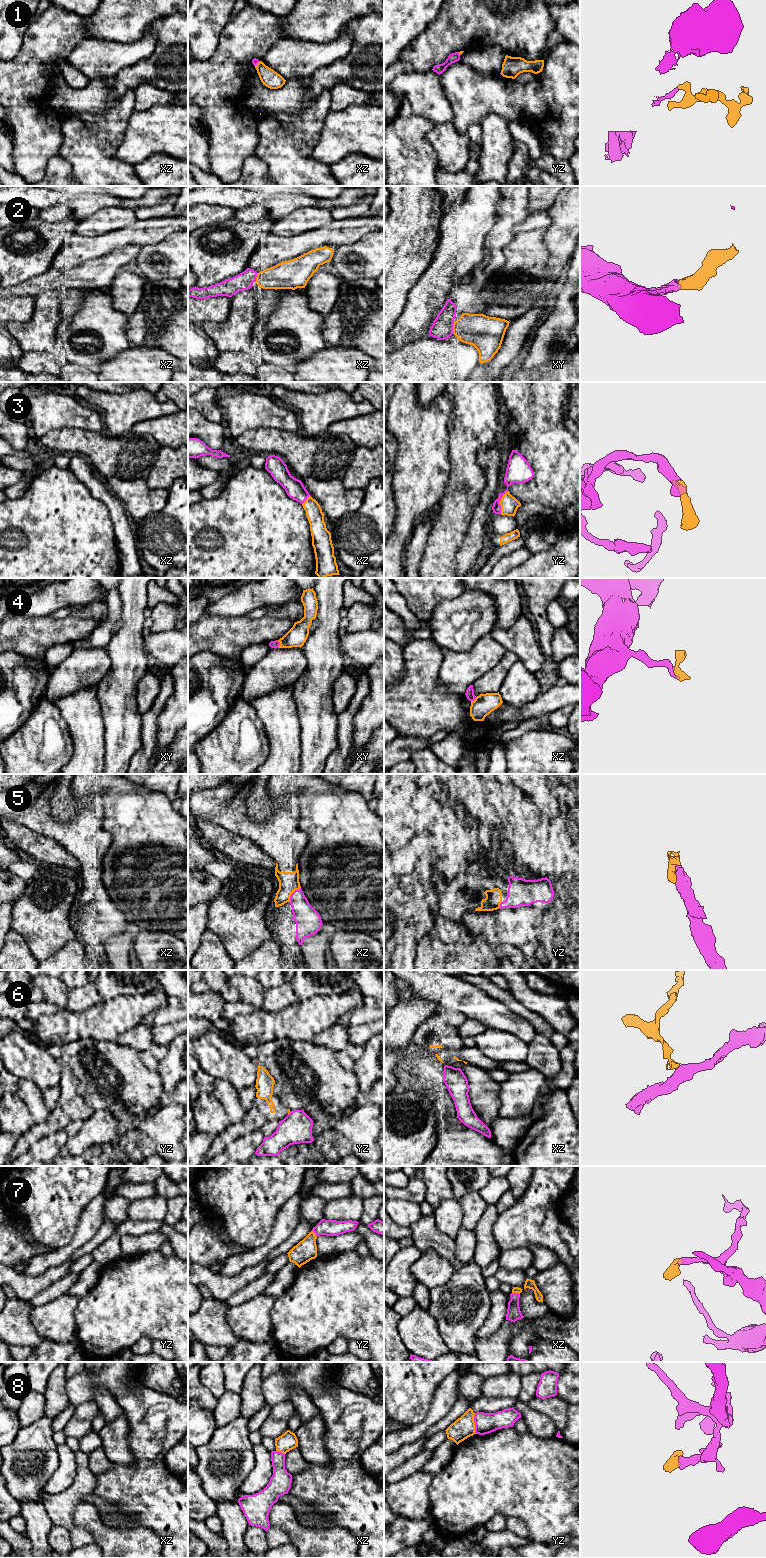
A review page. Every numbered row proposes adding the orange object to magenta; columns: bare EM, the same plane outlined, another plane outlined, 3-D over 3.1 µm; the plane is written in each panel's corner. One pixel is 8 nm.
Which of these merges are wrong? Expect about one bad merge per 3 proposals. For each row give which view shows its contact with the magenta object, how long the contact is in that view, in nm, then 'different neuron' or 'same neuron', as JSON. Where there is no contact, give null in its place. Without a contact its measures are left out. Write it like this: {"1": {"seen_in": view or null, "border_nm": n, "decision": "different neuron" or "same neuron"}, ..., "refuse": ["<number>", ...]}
{"1": {"seen_in": "xz", "border_nm": 70, "decision": "same neuron"}, "2": {"seen_in": "xy", "border_nm": 100, "decision": "same neuron"}, "3": {"seen_in": "yz", "border_nm": 200, "decision": "same neuron"}, "4": {"seen_in": "xy", "border_nm": 60, "decision": "same neuron"}, "5": {"seen_in": "xz", "border_nm": 140, "decision": "same neuron"}, "6": {"seen_in": "yz", "border_nm": 40, "decision": "different neuron"}, "7": {"seen_in": "yz", "border_nm": 70, "decision": "same neuron"}, "8": {"seen_in": "yz", "border_nm": 170, "decision": "different neuron"}, "refuse": ["6", "8"]}

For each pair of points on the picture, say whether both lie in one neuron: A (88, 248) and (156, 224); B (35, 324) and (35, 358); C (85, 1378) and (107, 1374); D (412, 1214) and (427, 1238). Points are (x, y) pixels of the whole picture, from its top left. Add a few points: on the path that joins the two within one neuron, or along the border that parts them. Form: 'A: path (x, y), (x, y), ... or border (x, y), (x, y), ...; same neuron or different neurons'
A: path (105, 244), (116, 239), (137, 236), (139, 234); same neuron
B: border (46, 351), (24, 352); different neurons
C: path (90, 1378), (102, 1378); same neuron
D: border (422, 1216), (409, 1226); different neurons

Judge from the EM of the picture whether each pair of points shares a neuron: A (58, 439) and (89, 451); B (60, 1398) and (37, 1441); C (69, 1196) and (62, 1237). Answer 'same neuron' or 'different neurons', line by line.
A: same neuron
B: different neurons
C: same neuron

